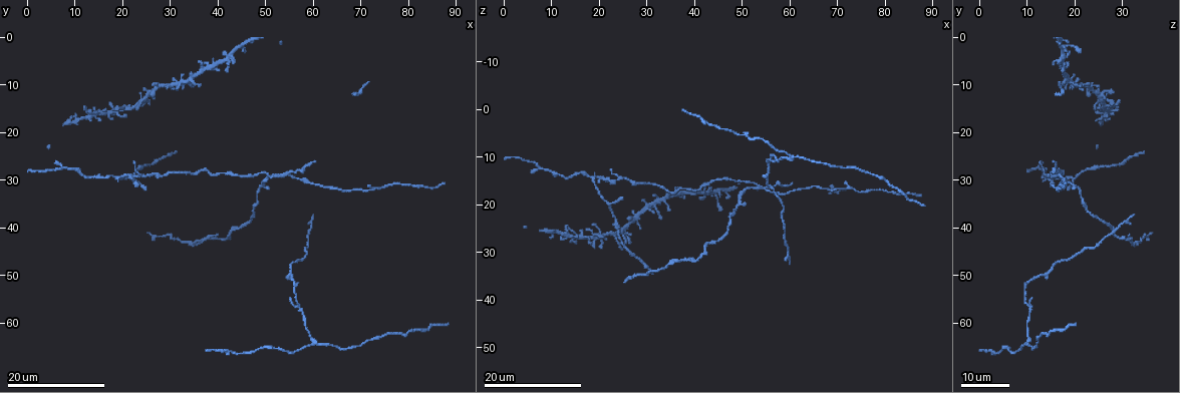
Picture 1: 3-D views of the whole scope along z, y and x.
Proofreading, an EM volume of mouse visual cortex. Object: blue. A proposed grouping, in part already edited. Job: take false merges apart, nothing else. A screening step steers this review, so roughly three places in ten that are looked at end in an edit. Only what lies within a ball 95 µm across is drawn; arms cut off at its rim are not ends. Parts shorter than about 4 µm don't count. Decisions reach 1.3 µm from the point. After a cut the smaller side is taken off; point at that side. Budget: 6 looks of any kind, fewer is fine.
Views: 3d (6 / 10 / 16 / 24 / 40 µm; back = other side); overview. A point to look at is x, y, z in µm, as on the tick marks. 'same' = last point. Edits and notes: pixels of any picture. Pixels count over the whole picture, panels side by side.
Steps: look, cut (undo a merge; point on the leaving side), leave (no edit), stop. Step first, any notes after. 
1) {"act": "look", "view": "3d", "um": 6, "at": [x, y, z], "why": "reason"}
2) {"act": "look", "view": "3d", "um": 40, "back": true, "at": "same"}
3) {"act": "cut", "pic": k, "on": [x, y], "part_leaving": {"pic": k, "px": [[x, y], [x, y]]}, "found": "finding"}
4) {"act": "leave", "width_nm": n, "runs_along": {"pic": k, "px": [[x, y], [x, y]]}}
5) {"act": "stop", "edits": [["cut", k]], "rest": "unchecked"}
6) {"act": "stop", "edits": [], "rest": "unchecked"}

{"act": "look", "view": "3d", "um": 16, "at": [18.5, 30.0, 14.5], "why": "four arms meet"}

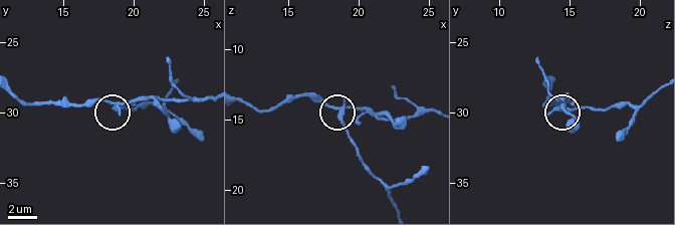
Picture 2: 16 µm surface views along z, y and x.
{"act": "look", "view": "3d", "um": 6, "at": [18.6, 29.8, 14.6]}

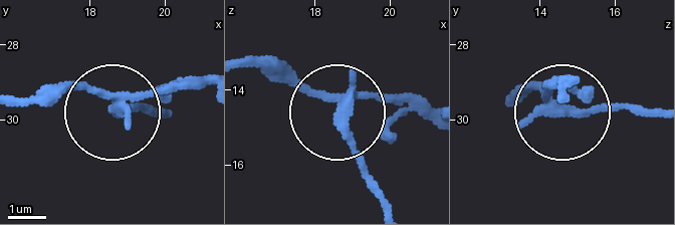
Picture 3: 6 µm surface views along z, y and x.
{"act": "look", "view": "3d", "um": 6, "back": true, "at": [18.70, 29.70, 14.50], "why": "other side"}

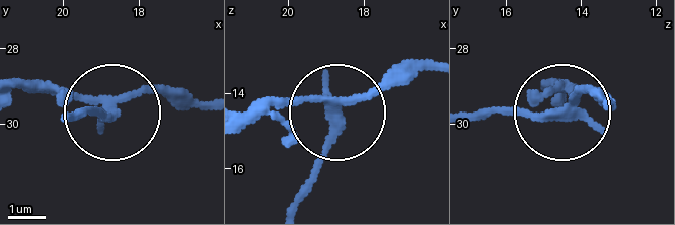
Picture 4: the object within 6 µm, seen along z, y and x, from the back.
{"act": "cut", "pic": 4, "on": [90, 109], "side_arm_um": 22, "part_leaving": {"pic": 4, "px": [[565, 107], [472, 117]]}, "found": "a second neuron is stuck on"}

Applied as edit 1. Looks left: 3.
{"act": "look", "view": "overview", "why": "see it whole again"}

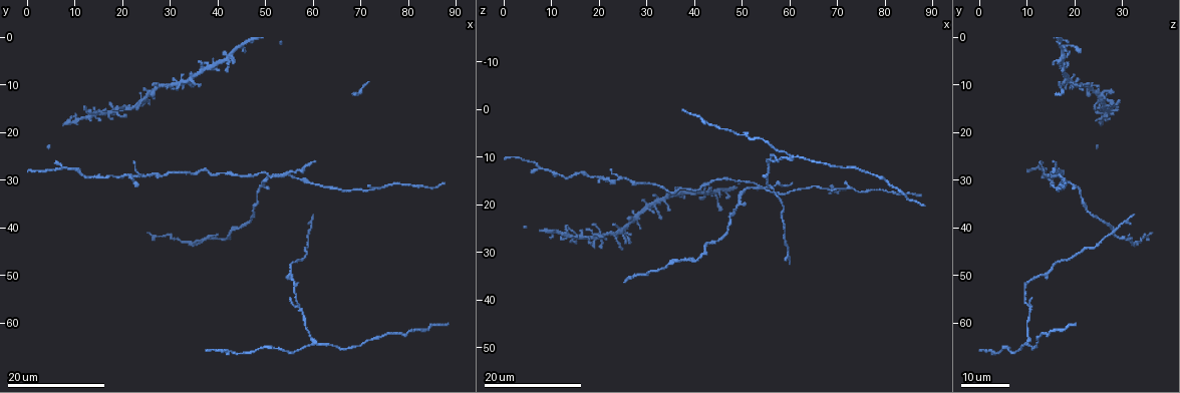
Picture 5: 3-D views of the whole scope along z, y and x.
{"act": "look", "view": "3d", "um": 16, "at": [57.0, 56.5, 10.0], "why": "three arms meet"}

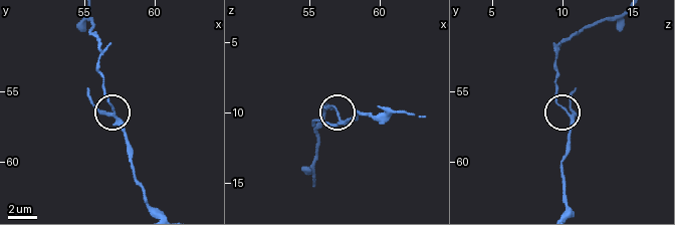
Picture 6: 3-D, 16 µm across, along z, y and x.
{"act": "look", "view": "3d", "um": 6, "at": [57.0, 56.4, 10.0]}

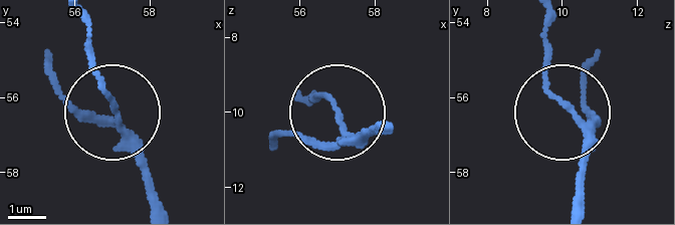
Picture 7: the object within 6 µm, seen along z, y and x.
{"act": "cut", "pic": 7, "on": [74, 111], "part_leaving": {"pic": 7, "px": [[127, 130], [94, 75], [88, 18]]}, "found": "two neurons meet here"}

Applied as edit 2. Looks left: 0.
{"act": "stop", "edits": [["cut", 4], ["cut", 7]], "rest": "unchecked"}

